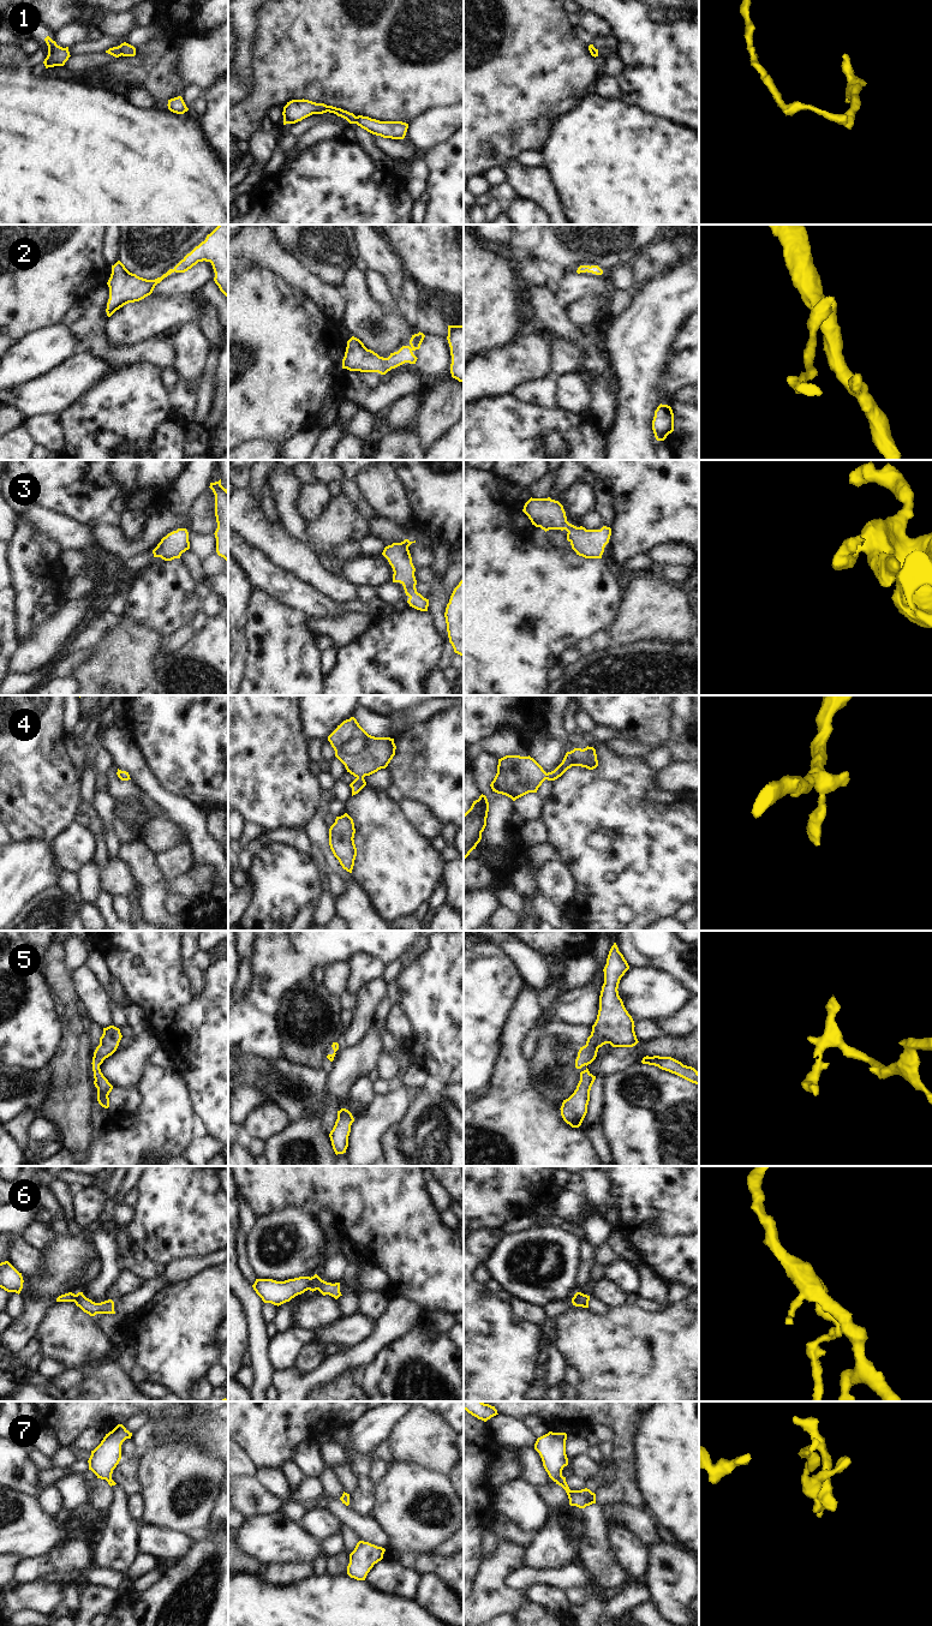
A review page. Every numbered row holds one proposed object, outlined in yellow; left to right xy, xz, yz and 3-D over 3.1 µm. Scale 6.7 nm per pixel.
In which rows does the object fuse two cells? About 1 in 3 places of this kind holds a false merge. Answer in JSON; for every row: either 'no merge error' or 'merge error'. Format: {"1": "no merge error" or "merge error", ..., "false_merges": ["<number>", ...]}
{"1": "no merge error", "2": "no merge error", "3": "no merge error", "4": "no merge error", "5": "no merge error", "6": "no merge error", "7": "no merge error", "false_merges": []}

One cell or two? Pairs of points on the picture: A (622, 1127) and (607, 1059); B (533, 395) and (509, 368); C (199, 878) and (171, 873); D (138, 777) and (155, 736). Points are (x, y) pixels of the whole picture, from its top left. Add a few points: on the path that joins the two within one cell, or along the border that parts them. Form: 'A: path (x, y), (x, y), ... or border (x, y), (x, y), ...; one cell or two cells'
A: border (637, 1064), (613, 1072), (604, 1078); two cells
B: border (551, 377), (523, 383), (512, 393); two cells
C: border (196, 866), (168, 882); two cells
D: border (133, 734), (147, 765), (160, 784); two cells

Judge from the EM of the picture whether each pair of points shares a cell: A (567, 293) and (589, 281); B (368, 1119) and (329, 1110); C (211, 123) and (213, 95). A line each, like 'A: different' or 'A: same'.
A: same
B: different
C: same

